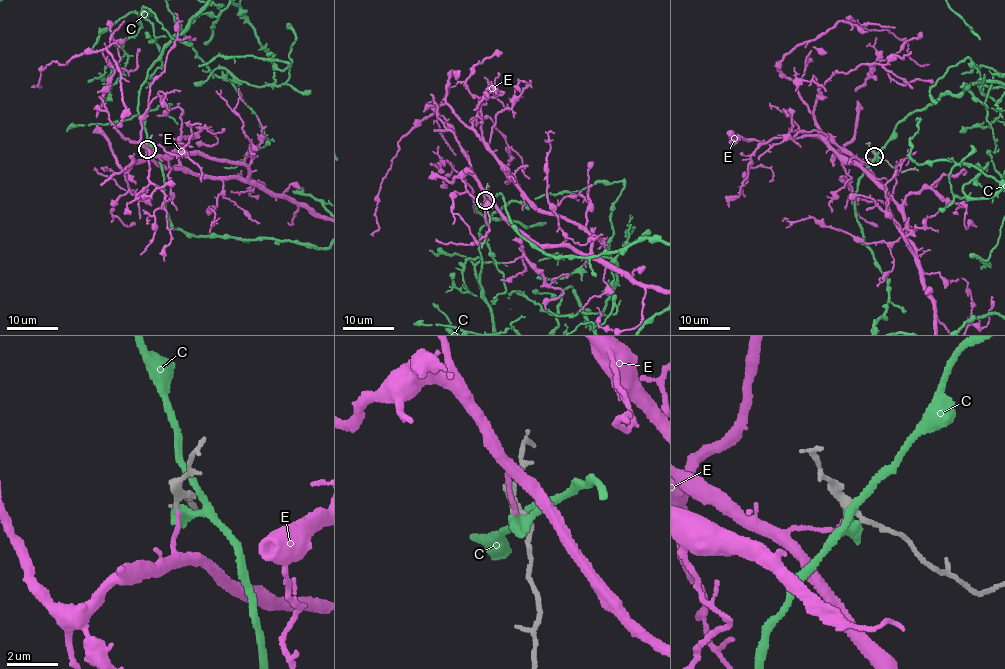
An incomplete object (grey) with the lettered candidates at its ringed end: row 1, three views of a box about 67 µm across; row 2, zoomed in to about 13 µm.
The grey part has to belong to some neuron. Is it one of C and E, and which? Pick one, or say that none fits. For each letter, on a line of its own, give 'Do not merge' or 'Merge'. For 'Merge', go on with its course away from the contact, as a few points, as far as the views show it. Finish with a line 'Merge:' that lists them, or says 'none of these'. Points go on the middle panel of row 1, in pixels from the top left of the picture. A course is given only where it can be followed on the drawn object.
C: Do not merge
E: Merge
Merge: E

